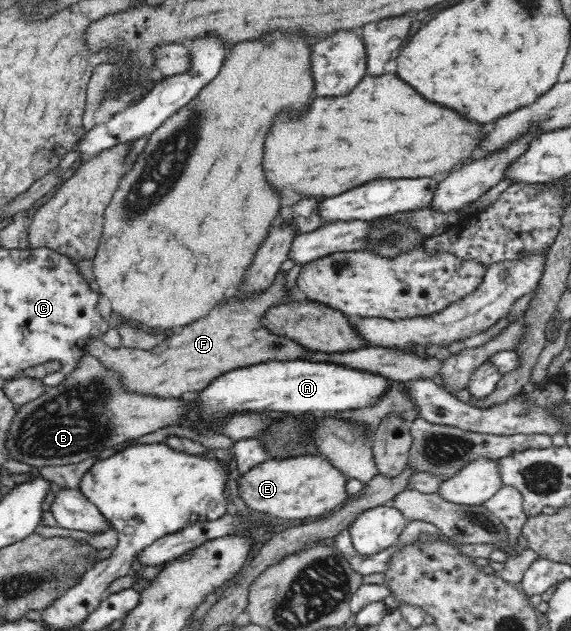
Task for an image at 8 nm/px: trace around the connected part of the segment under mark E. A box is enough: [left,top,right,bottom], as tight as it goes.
[237,455,347,520]

